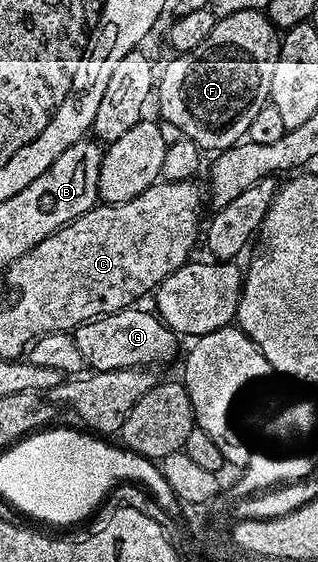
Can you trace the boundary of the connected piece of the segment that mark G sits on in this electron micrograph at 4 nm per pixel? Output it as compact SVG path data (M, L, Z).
M130 308L102 318L93 318L72 331L75 344L83 352L90 371L153 368L156 362L169 362L177 354L178 335L165 325L152 309Z

